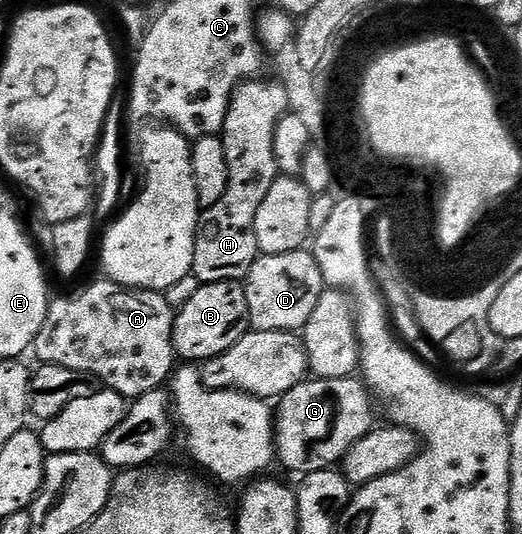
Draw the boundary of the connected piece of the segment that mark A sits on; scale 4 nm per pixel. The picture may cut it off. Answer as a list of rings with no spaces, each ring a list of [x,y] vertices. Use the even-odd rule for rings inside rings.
[[[98,279],[84,287],[72,297],[59,297],[47,306],[45,323],[33,346],[33,353],[44,365],[60,365],[73,371],[93,375],[103,382],[106,388],[119,393],[122,397],[134,399],[149,391],[160,388],[172,376],[177,365],[173,347],[173,323],[176,310],[172,309],[166,296],[148,289],[136,291],[126,289],[115,281]]]

